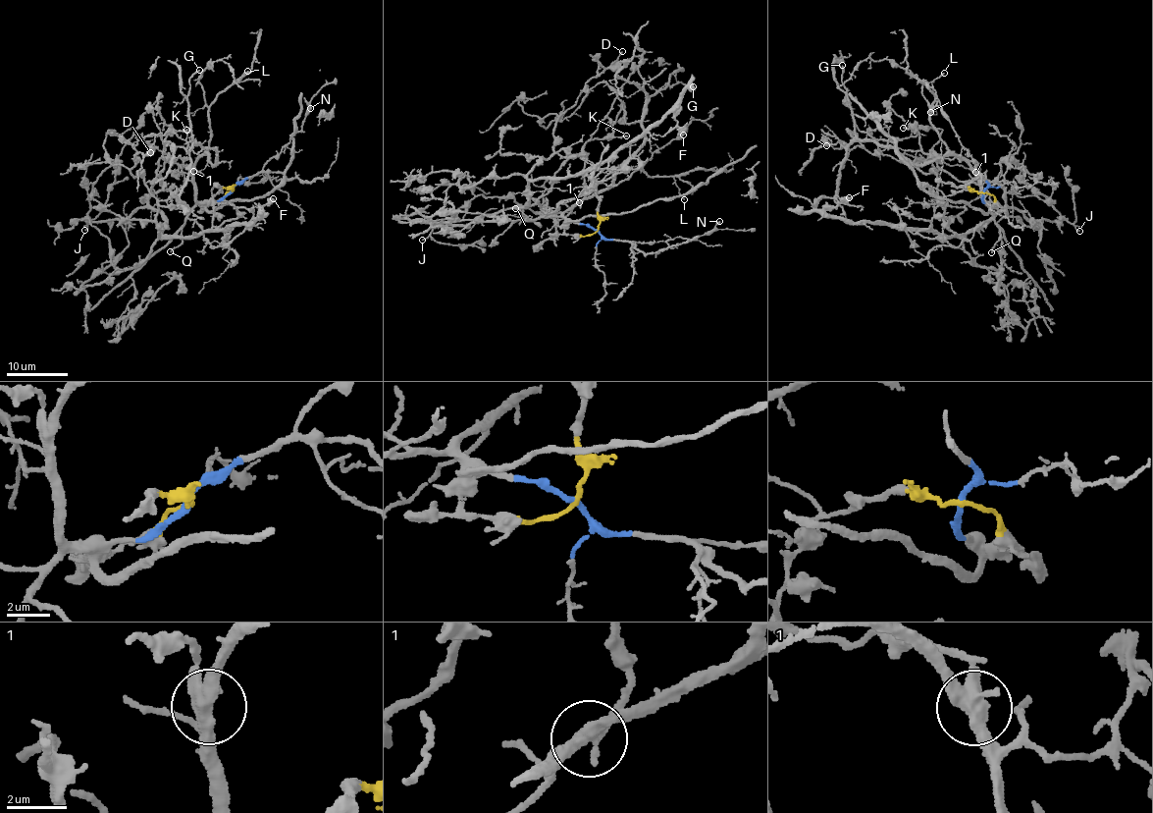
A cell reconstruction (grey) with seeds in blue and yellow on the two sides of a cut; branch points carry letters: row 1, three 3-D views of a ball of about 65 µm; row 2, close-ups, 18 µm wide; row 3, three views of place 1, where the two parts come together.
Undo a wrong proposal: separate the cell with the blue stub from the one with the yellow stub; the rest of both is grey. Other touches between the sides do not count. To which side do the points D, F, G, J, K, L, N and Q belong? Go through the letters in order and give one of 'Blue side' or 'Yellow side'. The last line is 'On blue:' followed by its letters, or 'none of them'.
D: Yellow side
F: Yellow side
G: Blue side
J: Yellow side
K: Yellow side
L: Blue side
N: Blue side
Q: Blue side
On blue: G, L, N, Q

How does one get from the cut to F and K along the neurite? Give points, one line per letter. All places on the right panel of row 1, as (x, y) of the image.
F: (983, 192), (963, 189), (944, 196), (927, 229), (845, 222), (826, 212), (846, 203), (850, 197)
K: (983, 192), (944, 196), (931, 228), (980, 228), (1005, 204), (1005, 190), (954, 178), (903, 127)

